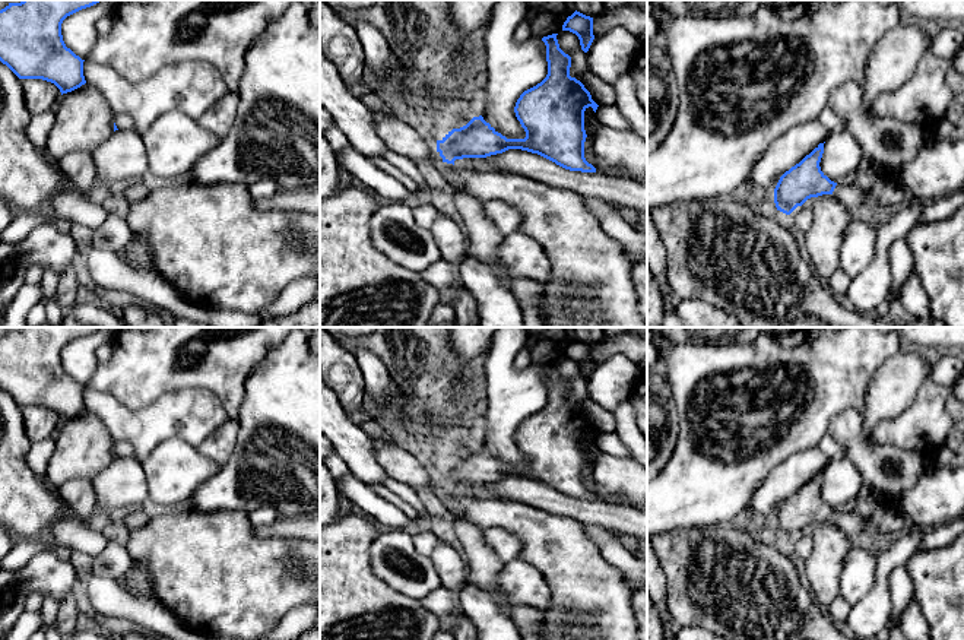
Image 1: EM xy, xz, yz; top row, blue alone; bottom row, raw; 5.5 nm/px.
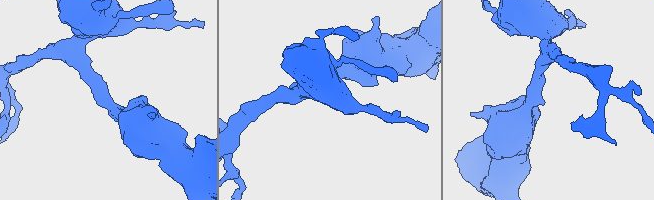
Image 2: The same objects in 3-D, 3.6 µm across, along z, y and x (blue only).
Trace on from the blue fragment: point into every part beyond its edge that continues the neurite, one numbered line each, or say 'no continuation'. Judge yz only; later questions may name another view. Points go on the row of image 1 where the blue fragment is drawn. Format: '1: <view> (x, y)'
1: yz (850, 195)

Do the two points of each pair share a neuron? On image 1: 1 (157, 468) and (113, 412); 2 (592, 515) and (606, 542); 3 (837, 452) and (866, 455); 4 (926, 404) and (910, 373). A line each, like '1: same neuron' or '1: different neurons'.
1: different neurons
2: different neurons
3: different neurons
4: different neurons

